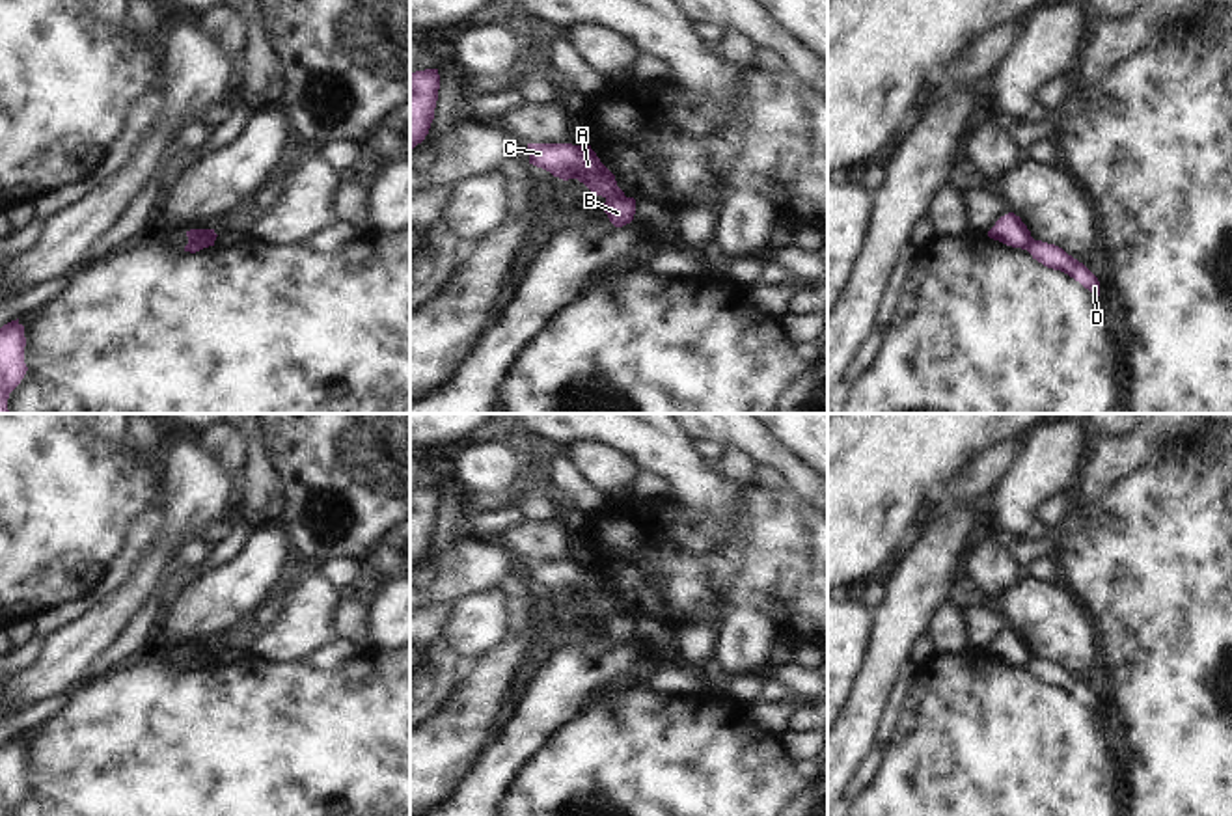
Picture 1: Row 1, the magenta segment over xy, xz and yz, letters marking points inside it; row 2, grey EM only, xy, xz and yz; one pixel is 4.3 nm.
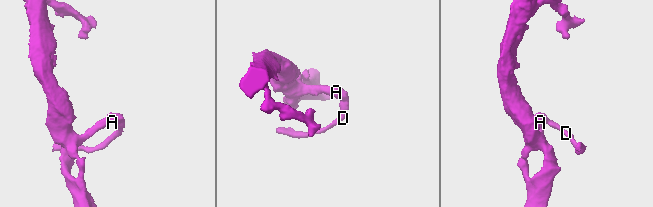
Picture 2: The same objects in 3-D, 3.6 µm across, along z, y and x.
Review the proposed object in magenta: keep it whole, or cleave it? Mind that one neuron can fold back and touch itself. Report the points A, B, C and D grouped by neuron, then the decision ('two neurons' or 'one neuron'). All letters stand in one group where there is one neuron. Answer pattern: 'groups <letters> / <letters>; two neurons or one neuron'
groups A C / B D; two neurons

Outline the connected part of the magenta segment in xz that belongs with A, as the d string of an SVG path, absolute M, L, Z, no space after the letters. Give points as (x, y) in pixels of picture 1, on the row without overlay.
M527 561L529 581L550 589L563 598L578 596L595 613L624 613L615 592L600 579L591 563Z

